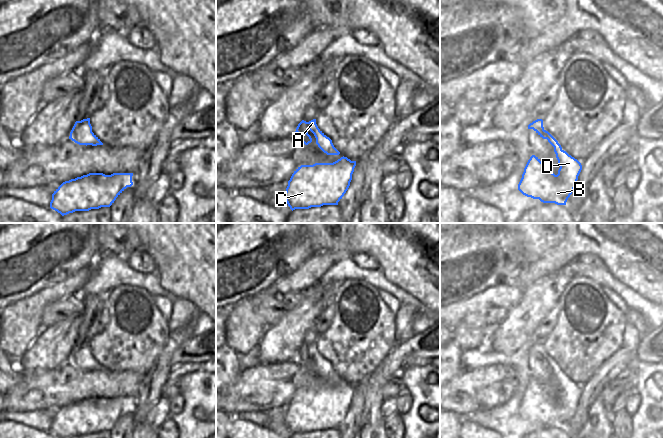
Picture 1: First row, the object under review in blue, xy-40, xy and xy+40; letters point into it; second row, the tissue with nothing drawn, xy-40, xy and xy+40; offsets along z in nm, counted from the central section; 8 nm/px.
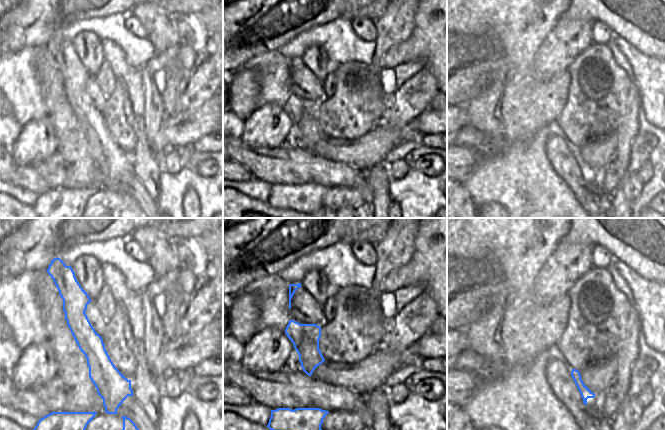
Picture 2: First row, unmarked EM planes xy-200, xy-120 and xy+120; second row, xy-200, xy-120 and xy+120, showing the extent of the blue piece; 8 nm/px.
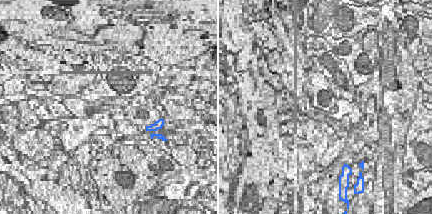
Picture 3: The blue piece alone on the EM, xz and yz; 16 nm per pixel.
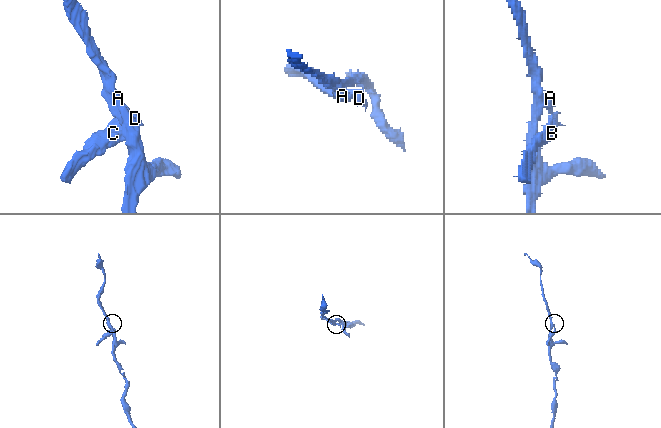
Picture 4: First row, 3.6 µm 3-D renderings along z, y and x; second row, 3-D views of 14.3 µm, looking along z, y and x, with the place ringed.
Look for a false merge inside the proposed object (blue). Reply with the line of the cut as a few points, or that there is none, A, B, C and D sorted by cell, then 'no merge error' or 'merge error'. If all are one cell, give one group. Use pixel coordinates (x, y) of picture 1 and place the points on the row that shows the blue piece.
xy+40 (557, 141), (554, 149) | A / B C D | merge error

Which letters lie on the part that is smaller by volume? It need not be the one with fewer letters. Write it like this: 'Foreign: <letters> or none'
Foreign: B, C, D.

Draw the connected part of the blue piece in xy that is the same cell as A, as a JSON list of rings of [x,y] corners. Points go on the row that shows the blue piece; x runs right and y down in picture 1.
[[[313,119],[309,122],[306,122],[302,120],[297,128],[296,131],[300,136],[300,141],[304,143],[305,145],[308,145],[312,142],[311,136],[308,134],[308,131],[311,131],[315,138],[316,138],[316,144],[318,147],[324,152],[324,153],[333,153],[334,147],[332,140],[327,137],[317,126],[316,119]]]

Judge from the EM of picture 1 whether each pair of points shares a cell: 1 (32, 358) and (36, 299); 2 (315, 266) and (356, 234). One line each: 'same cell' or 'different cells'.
1: different cells
2: same cell

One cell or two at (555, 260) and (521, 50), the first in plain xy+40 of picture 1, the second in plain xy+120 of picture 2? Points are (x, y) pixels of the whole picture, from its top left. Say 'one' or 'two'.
two

